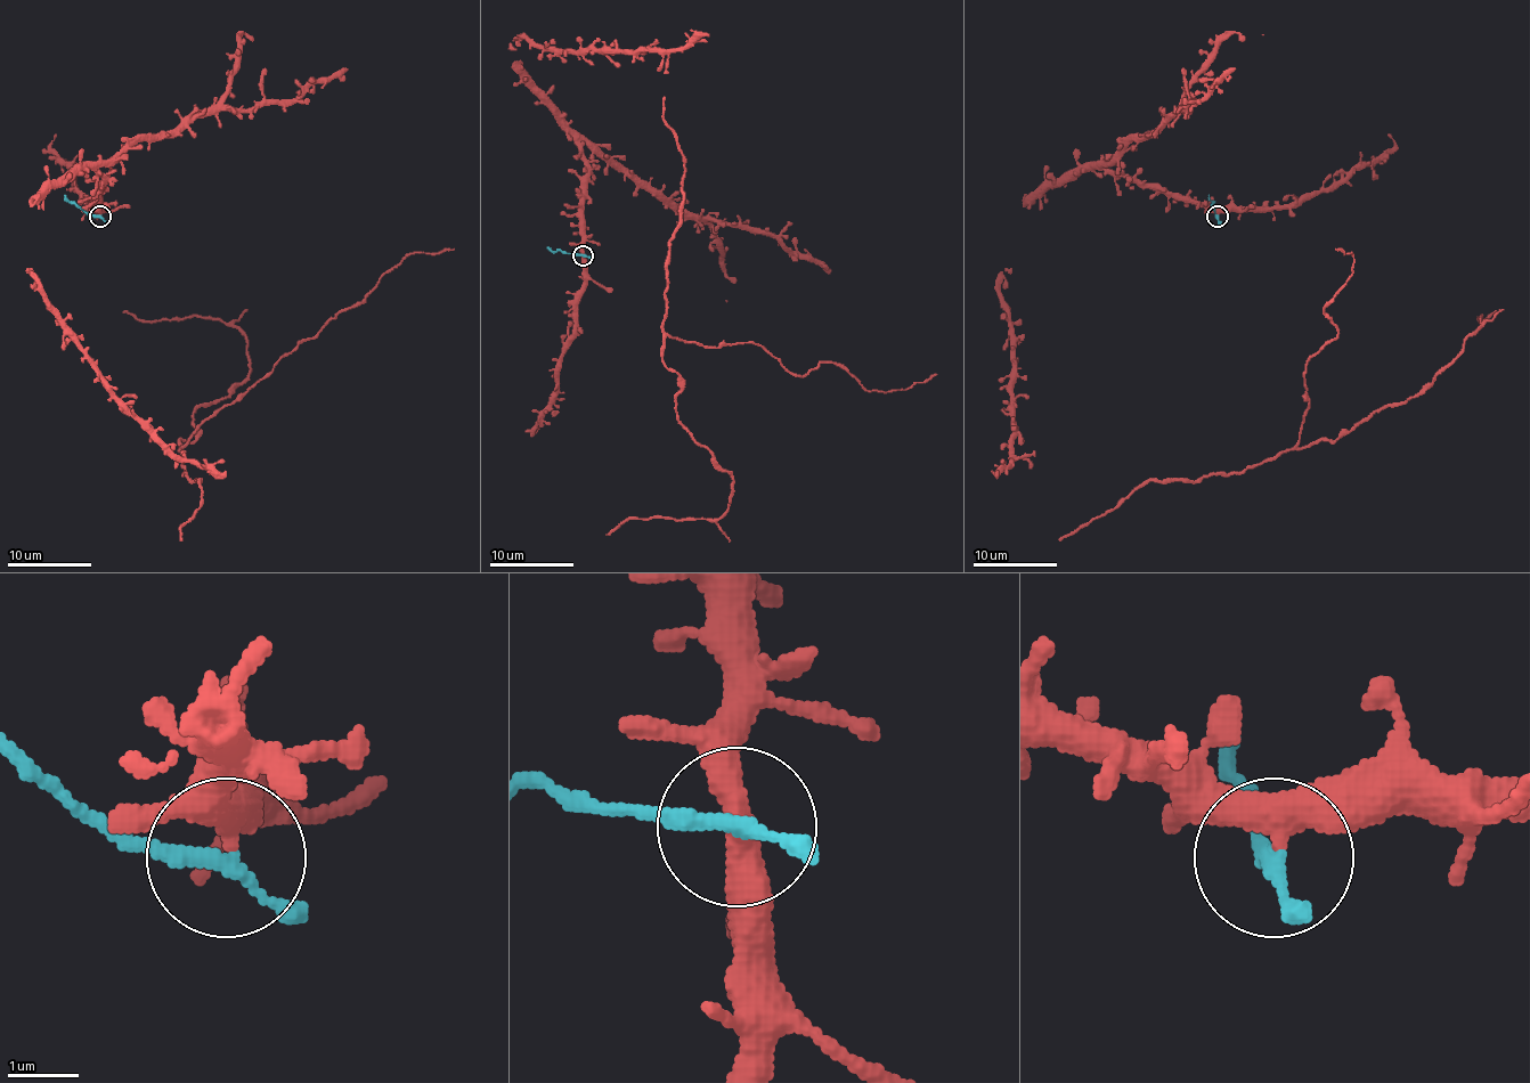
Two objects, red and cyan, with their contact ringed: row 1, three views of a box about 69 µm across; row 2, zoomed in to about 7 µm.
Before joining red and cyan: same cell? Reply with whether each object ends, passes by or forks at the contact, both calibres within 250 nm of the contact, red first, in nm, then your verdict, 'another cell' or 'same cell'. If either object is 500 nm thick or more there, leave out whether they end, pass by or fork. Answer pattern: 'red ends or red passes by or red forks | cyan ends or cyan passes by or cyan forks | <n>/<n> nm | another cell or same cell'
red passes by | cyan passes by | 400/220 nm | another cell

